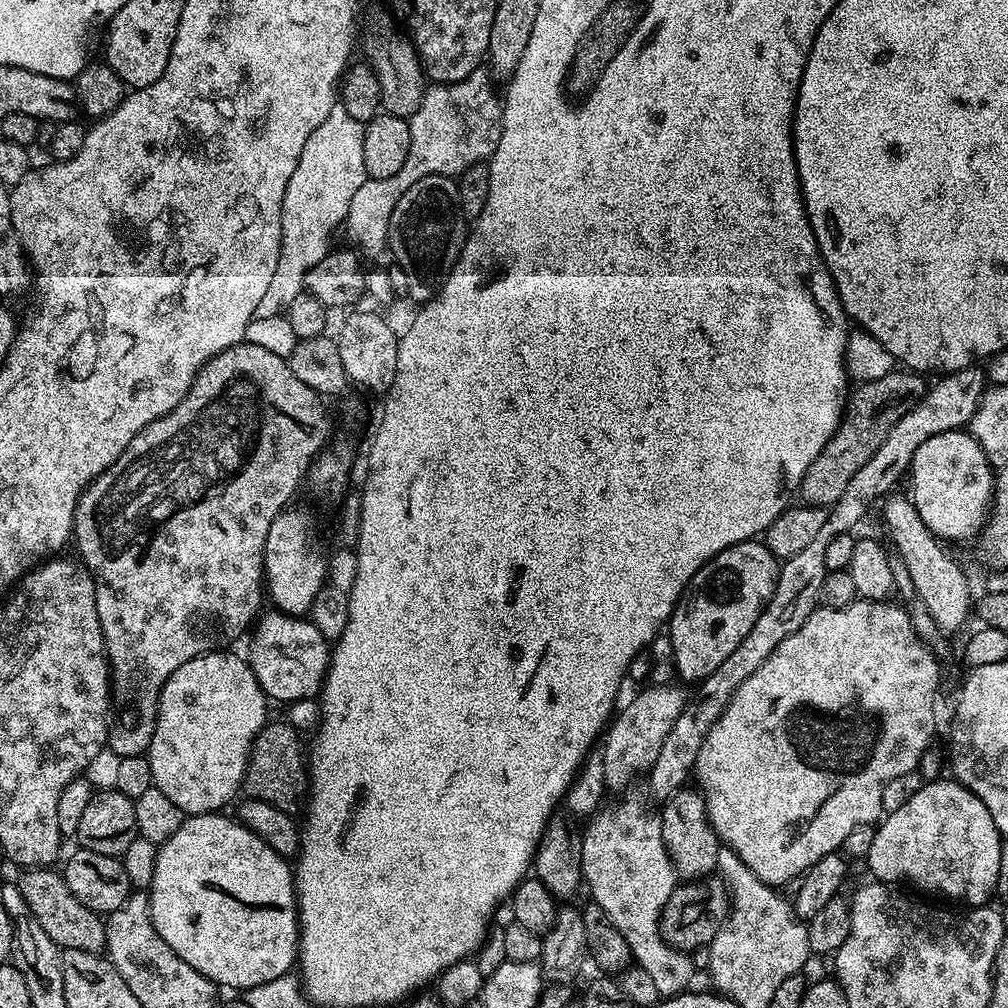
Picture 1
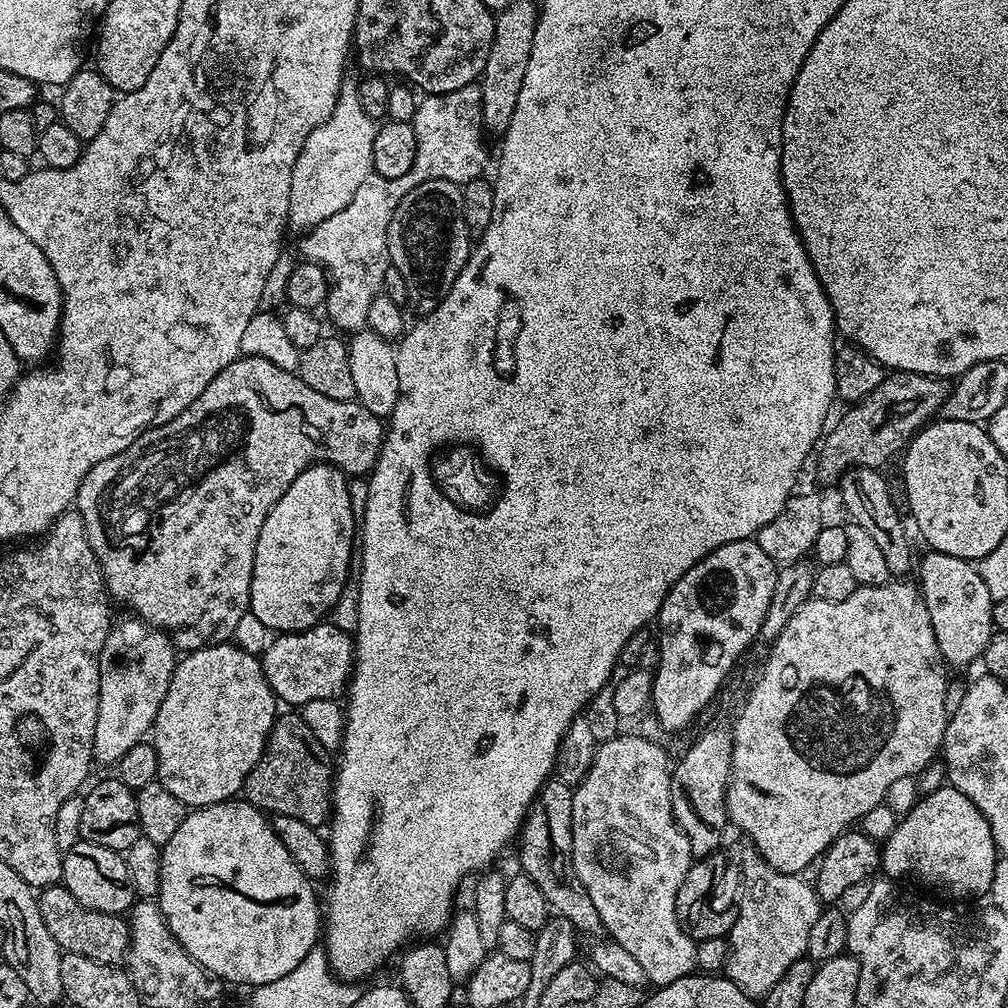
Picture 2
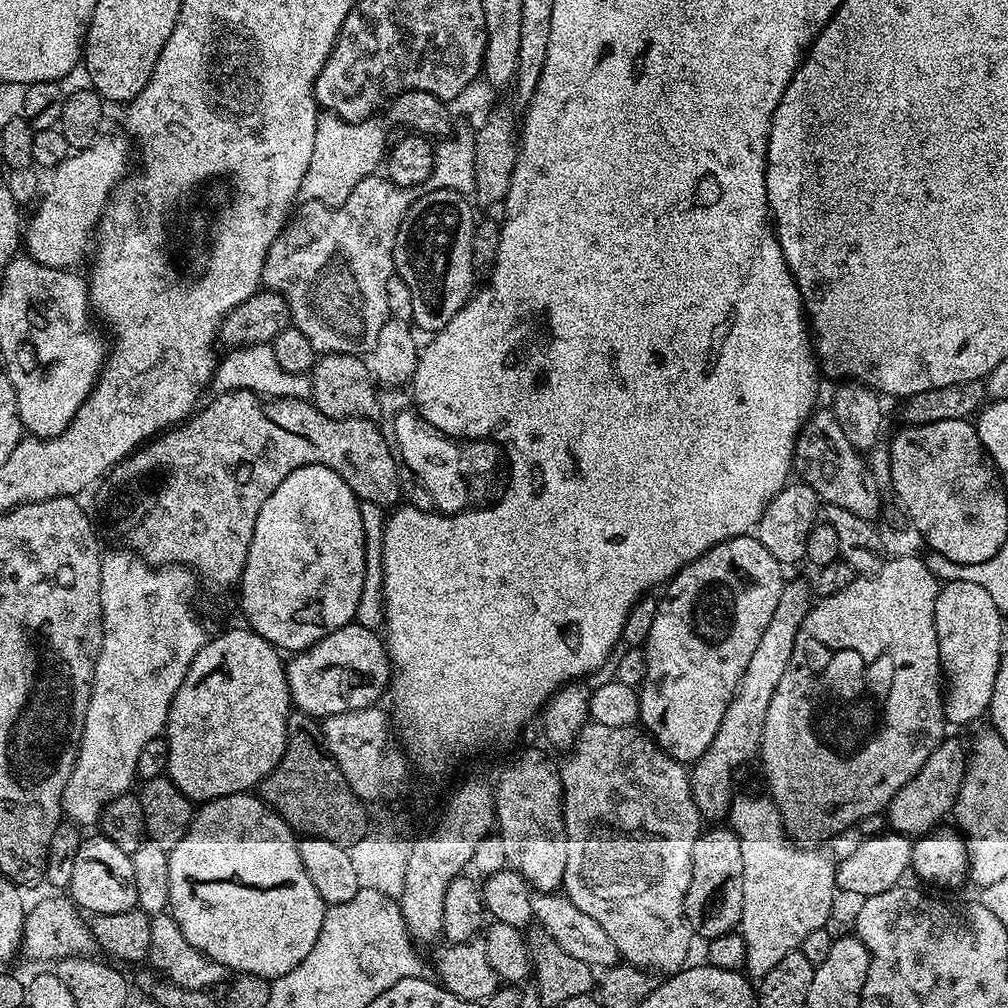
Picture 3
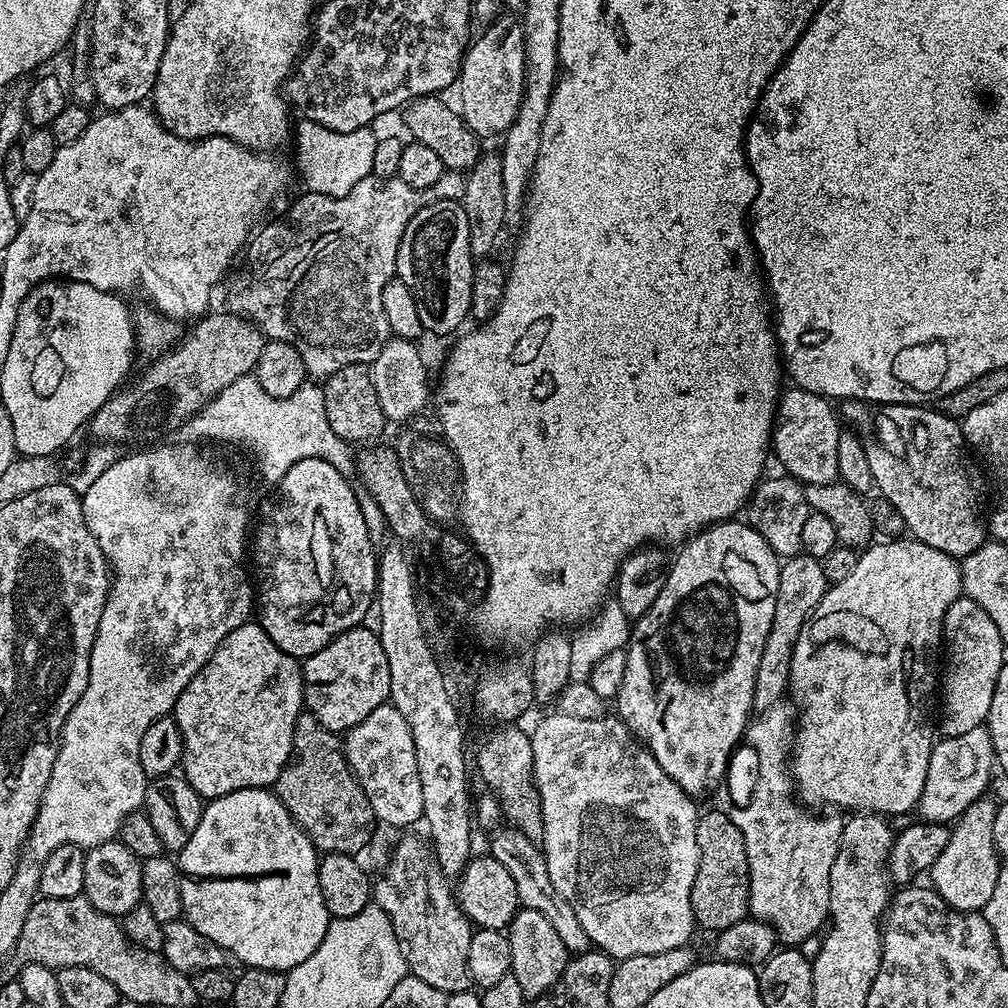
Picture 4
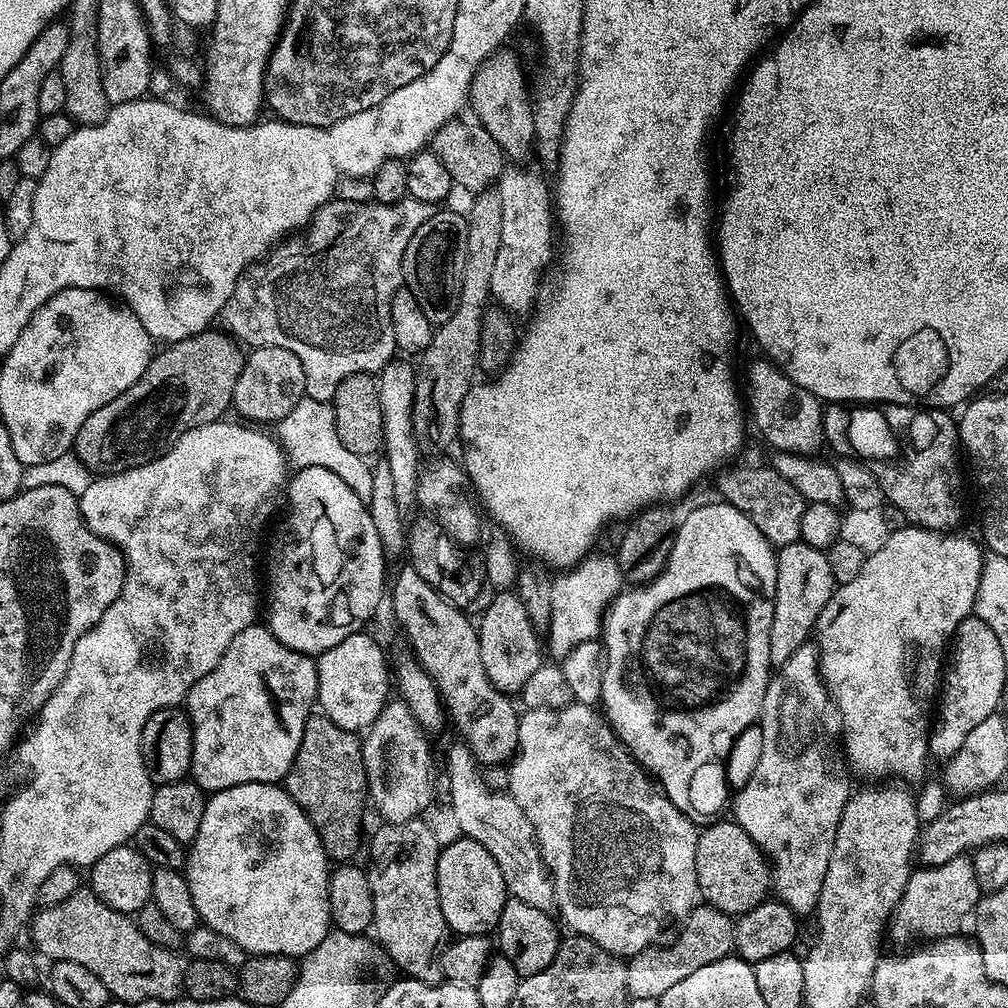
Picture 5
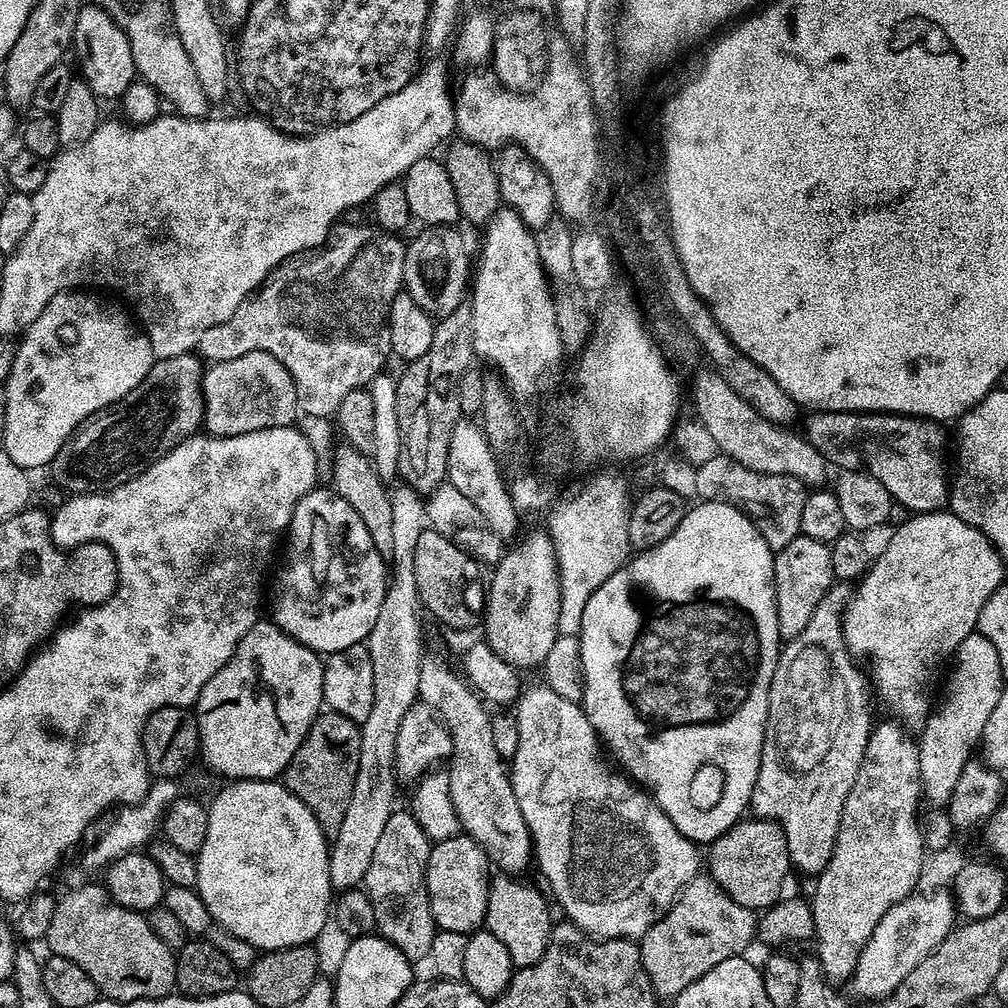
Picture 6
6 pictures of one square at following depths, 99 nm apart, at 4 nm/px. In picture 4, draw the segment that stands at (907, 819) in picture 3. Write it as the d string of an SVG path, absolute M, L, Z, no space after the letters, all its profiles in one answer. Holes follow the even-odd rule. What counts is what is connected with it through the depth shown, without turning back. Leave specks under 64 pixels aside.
M987 727L969 730L966 734L944 736L932 745L930 766L926 766L926 782L918 805L919 819L929 824L951 825L976 800L985 795L992 780L996 751Z

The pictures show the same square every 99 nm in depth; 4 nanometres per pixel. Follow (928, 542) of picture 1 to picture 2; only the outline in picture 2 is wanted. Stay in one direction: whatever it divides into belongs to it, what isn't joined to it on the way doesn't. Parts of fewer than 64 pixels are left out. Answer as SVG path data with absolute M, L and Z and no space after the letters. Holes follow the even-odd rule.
M925 551L925 556L918 560L920 580L918 587L924 595L926 610L930 614L930 626L934 626L936 641L945 661L953 669L963 664L972 664L984 655L988 639L994 635L990 590L980 577L975 563L954 558L950 554Z

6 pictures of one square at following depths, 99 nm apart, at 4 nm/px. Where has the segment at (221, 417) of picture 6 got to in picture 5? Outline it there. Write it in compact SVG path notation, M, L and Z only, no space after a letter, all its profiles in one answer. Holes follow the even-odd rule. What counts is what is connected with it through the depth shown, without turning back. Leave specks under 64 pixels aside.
M278 346L253 348L245 355L238 380L234 382L231 407L234 412L236 408L241 421L256 426L272 426L286 418L294 406L298 406L299 400L305 397L305 386L306 374L302 370L302 362L298 362L290 350L282 350Z

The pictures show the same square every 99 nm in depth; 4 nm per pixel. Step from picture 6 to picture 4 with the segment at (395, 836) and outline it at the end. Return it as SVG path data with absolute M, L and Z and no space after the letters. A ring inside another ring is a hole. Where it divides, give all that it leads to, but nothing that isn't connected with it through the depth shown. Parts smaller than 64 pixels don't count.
M404 834L392 848L384 873L374 880L374 903L389 916L409 973L443 992L470 988L468 954L474 925L467 919L442 874L435 851L423 835Z

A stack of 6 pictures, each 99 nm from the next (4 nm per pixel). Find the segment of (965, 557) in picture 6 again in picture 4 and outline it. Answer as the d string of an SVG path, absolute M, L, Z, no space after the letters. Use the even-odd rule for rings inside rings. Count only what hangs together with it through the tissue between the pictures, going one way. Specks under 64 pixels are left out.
M907 538L908 540L892 540L889 544L873 543L871 546L865 547L863 551L857 555L854 570L847 578L842 578L842 582L831 585L827 594L822 598L822 602L816 607L812 617L806 622L806 626L802 630L802 634L798 638L798 642L794 646L794 658L790 662L790 678L788 686L790 689L790 700L798 709L798 723L796 726L796 734L794 737L794 747L790 757L790 771L792 774L792 782L796 790L796 795L801 804L812 810L820 810L823 804L833 804L833 809L844 810L840 808L849 808L848 812L852 814L859 813L875 813L883 814L885 817L900 816L903 812L908 812L917 807L920 803L920 795L922 794L922 786L926 782L926 766L930 766L930 754L932 753L932 745L934 743L934 735L932 736L932 728L934 732L934 724L928 721L928 699L932 696L932 687L938 684L938 665L942 660L942 637L944 635L944 619L946 618L946 610L950 610L950 606L962 594L962 578L960 577L960 566L957 557L950 554L942 554L942 550L934 550L934 546L926 546L915 538Z

